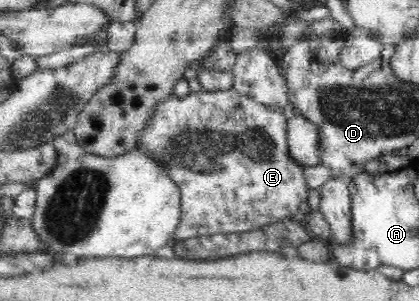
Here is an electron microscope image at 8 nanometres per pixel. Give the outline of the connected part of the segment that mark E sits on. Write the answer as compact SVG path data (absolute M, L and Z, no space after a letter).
M233 89L199 91L183 98L173 95L158 104L137 145L148 151L180 187L181 218L173 234L175 240L256 230L276 220L291 218L300 204L307 202L306 166L290 158L288 121L282 110L258 103Z

